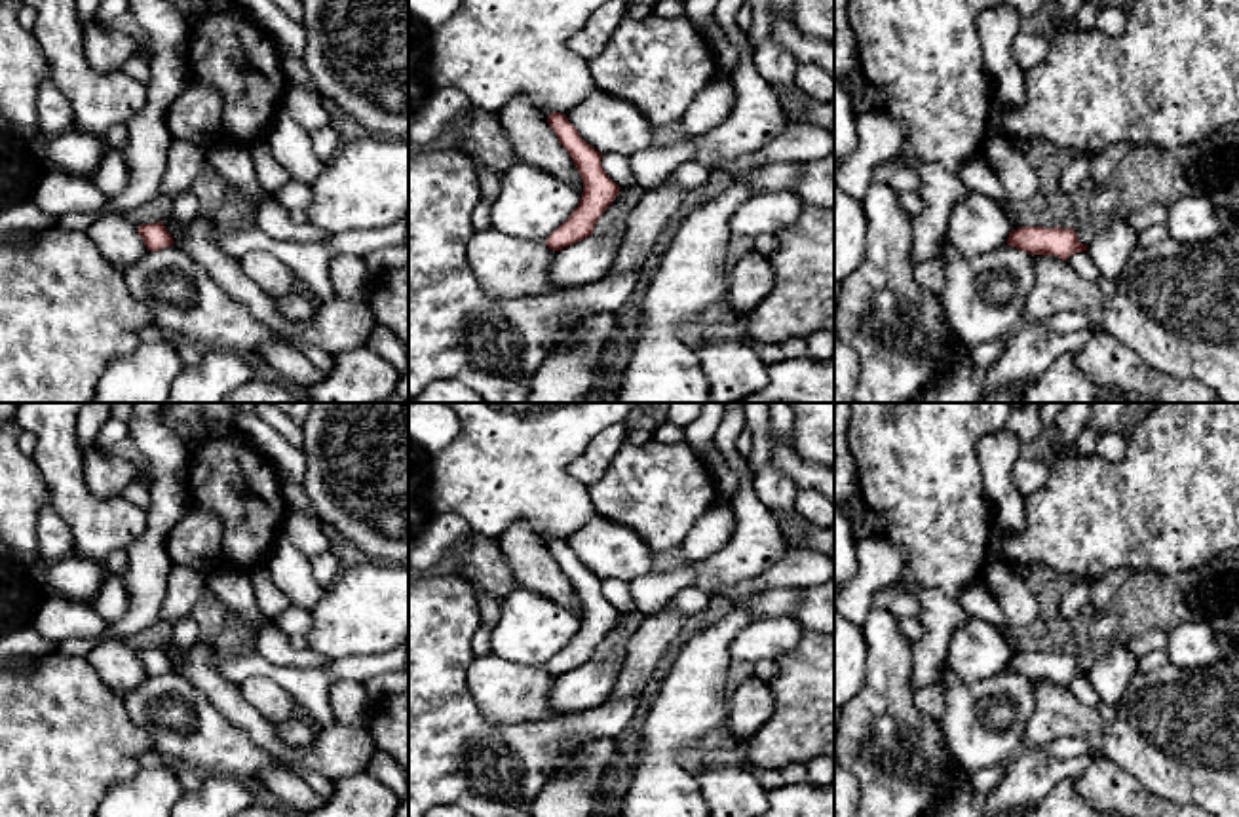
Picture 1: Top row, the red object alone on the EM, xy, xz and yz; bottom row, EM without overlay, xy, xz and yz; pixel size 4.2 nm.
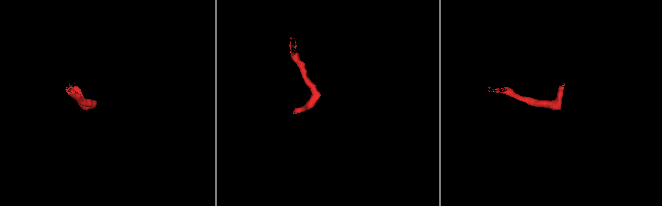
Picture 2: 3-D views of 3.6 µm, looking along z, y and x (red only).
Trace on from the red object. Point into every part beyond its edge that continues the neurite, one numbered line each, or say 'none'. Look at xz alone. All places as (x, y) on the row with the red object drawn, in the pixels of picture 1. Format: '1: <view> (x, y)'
none

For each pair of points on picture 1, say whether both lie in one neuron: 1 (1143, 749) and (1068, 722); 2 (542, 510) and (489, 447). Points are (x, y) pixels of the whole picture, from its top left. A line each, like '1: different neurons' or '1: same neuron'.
1: same neuron
2: same neuron

